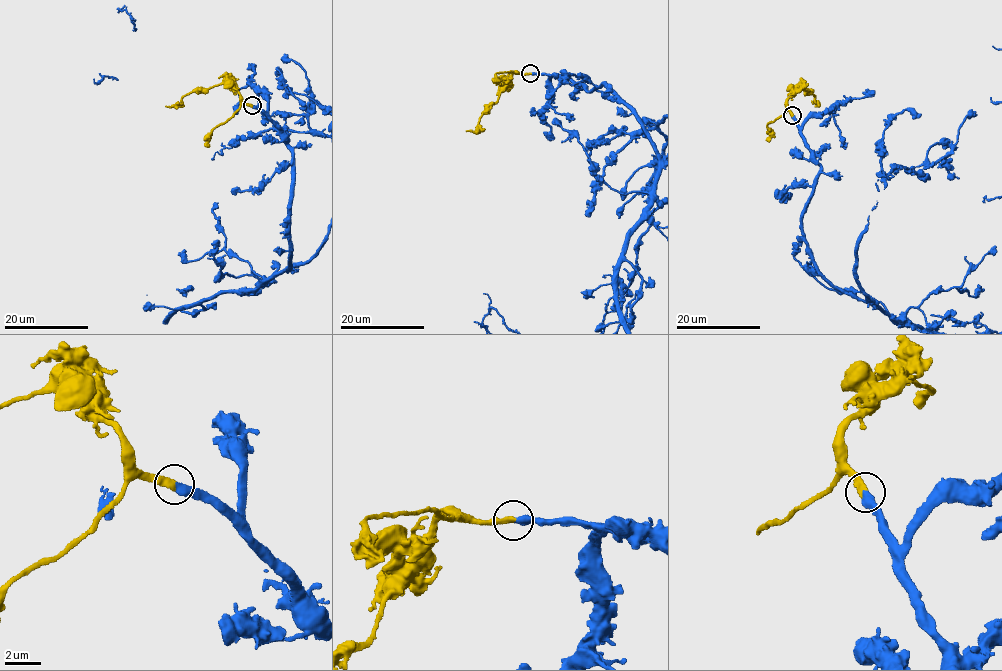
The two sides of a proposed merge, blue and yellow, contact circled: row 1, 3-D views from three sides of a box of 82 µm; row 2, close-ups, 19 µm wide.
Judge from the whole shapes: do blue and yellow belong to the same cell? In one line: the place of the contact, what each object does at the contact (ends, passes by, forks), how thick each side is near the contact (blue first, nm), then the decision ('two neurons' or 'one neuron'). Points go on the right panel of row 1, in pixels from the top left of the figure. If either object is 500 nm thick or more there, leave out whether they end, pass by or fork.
(792, 115) | blue ends | yellow ends | 480/400 nm | one neuron

